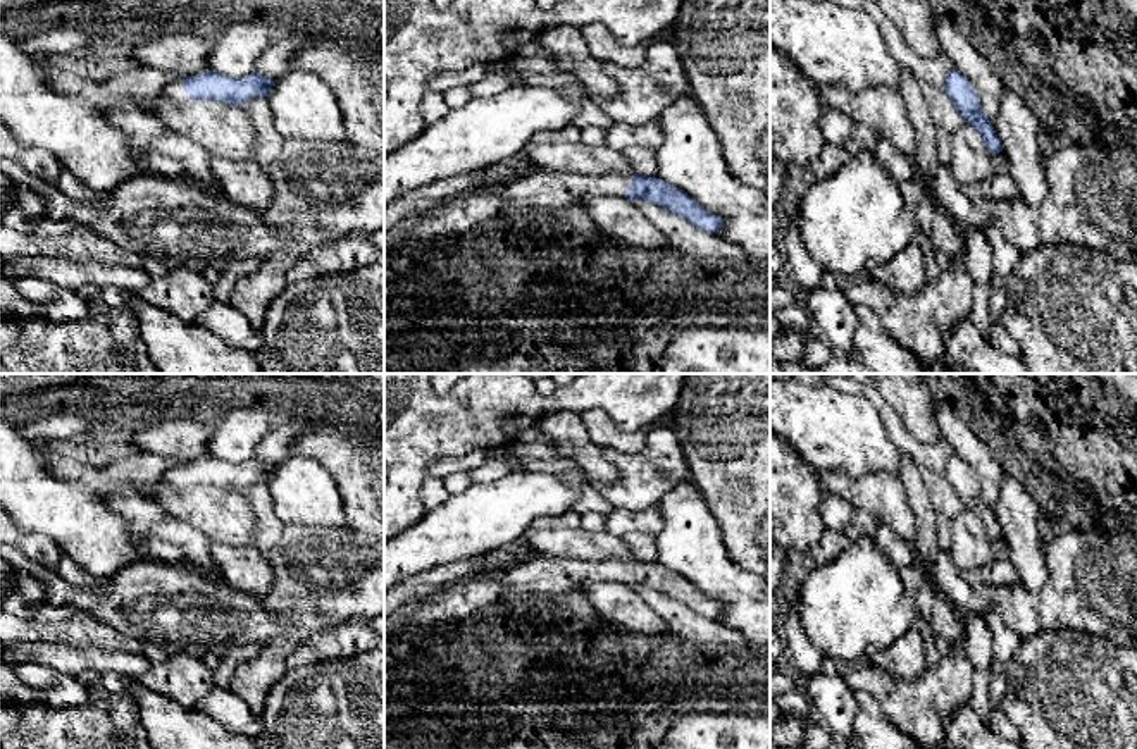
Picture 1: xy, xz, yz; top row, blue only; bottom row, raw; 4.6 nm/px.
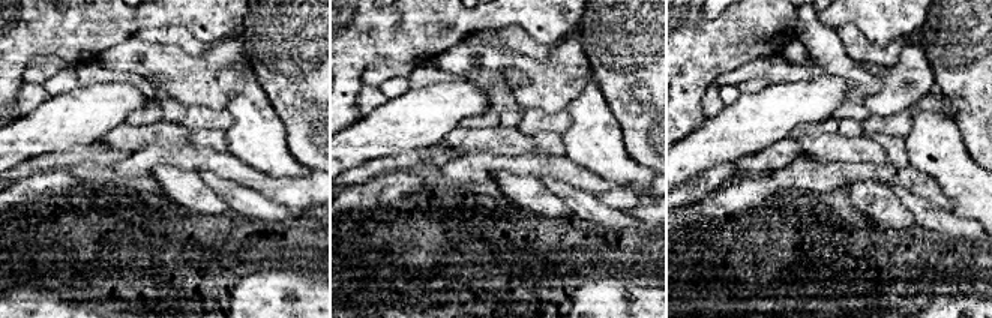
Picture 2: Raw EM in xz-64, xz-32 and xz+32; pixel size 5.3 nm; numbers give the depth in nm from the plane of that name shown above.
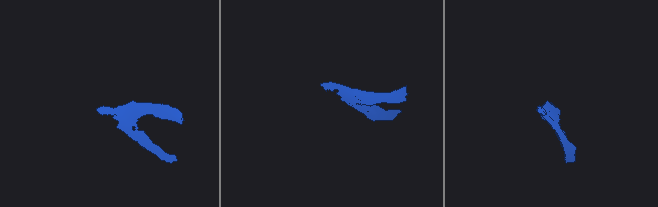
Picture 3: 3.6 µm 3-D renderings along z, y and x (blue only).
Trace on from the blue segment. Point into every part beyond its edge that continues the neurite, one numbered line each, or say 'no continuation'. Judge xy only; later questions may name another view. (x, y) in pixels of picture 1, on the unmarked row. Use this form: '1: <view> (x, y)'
1: xy (174, 477)

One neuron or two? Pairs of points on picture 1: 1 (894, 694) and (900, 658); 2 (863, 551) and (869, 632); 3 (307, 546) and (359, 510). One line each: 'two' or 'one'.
1: two
2: one
3: two

